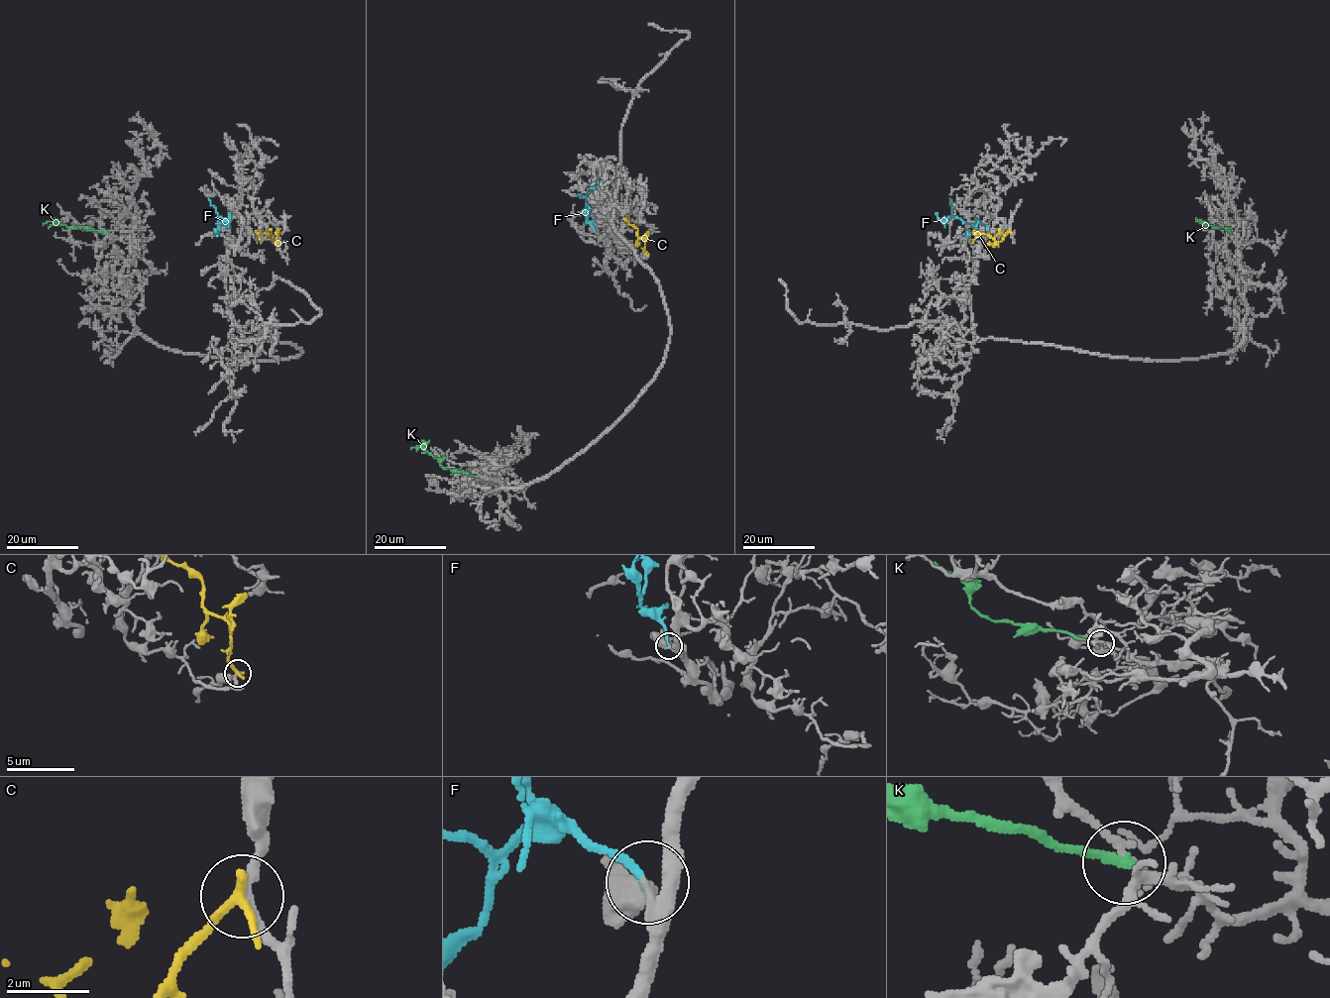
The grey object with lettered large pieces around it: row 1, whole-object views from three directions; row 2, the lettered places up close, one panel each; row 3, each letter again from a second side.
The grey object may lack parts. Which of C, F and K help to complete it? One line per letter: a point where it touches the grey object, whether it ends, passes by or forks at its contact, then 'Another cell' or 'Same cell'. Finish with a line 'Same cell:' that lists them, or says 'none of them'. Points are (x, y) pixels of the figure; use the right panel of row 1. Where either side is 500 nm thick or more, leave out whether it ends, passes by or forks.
C: Touches grey at (1009, 230). It passes by. Another cell
F: Touches grey at (987, 227). It ends there. Same cell
K: Touches grey at (1231, 234). It ends there. Another cell
Same cell: F

